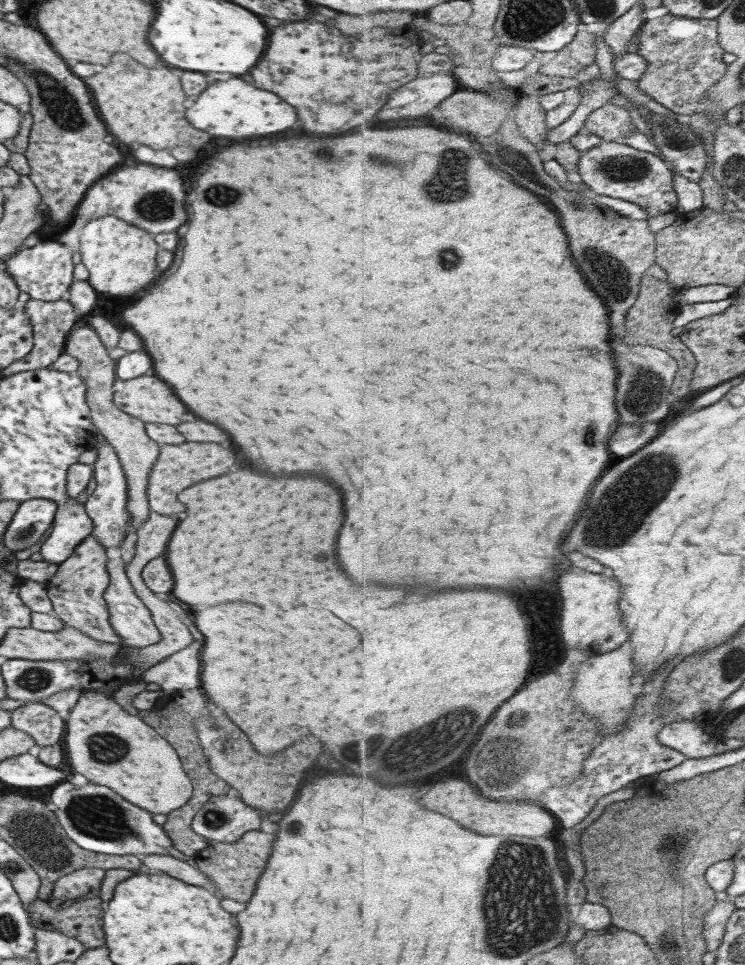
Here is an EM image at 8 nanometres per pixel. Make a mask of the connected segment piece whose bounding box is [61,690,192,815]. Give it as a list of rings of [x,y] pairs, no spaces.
[[[81,692],[74,707],[69,711],[64,722],[62,745],[64,757],[71,771],[82,774],[88,783],[101,784],[111,788],[120,798],[150,812],[150,814],[171,813],[183,806],[191,797],[192,785],[183,772],[181,762],[169,742],[151,729],[151,726],[141,722],[137,709],[129,705],[124,711],[109,695],[100,692]]]

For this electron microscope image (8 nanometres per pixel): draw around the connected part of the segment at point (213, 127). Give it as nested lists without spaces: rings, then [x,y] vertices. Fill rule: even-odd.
[[[239,78],[209,84],[207,90],[203,90],[203,94],[197,96],[193,106],[185,110],[185,118],[193,128],[221,138],[247,138],[247,136],[275,134],[291,128],[297,122],[293,108],[285,104],[279,96],[267,90],[253,88]]]

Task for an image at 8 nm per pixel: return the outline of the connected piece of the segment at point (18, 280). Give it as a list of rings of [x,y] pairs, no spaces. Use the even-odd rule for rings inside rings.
[[[55,240],[41,241],[33,248],[25,248],[11,254],[11,258],[2,262],[2,266],[7,271],[7,275],[13,279],[19,292],[25,292],[31,300],[53,302],[53,300],[65,299],[67,297],[65,292],[74,281],[71,254],[71,248],[65,244],[60,244]]]

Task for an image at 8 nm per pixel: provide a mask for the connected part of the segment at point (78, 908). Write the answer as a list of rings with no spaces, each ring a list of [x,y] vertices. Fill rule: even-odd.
[[[98,897],[77,901],[62,909],[54,909],[45,901],[33,899],[27,908],[30,922],[37,929],[50,930],[78,940],[85,948],[104,946],[101,928],[103,902]]]

